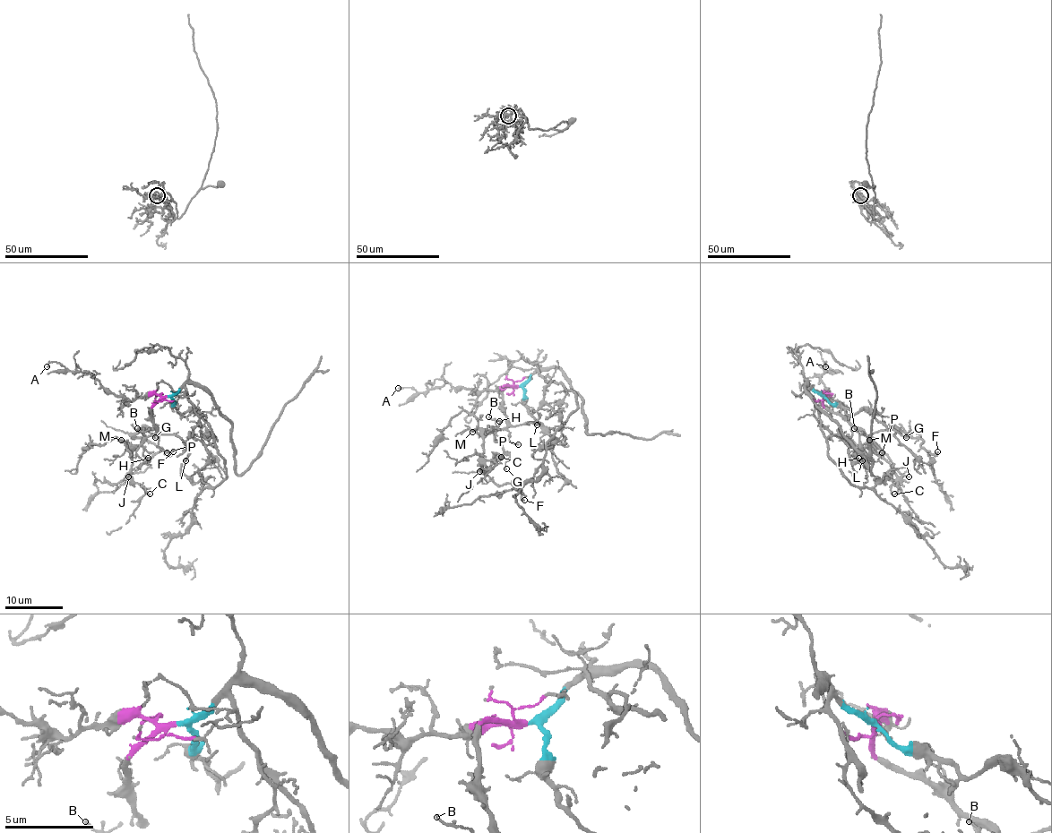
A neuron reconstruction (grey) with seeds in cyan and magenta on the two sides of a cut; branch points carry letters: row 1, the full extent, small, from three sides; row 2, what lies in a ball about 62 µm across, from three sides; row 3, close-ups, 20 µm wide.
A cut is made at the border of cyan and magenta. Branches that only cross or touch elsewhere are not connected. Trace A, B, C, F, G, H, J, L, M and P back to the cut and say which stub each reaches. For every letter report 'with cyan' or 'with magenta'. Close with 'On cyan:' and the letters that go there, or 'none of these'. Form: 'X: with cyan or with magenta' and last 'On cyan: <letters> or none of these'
A: with magenta
B: with magenta
C: with magenta
F: with magenta
G: with magenta
H: with magenta
J: with magenta
L: with cyan
M: with magenta
P: with magenta
On cyan: L

